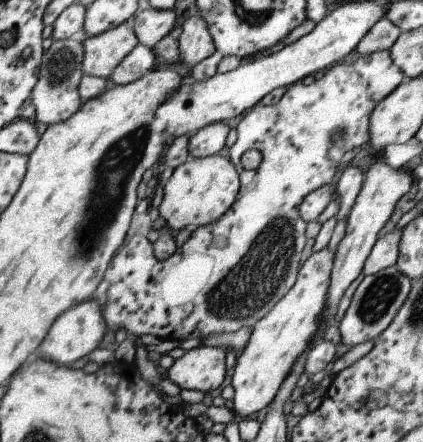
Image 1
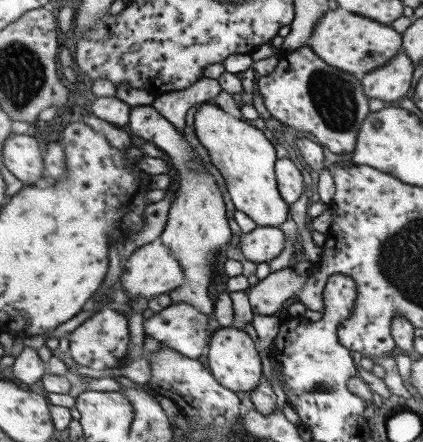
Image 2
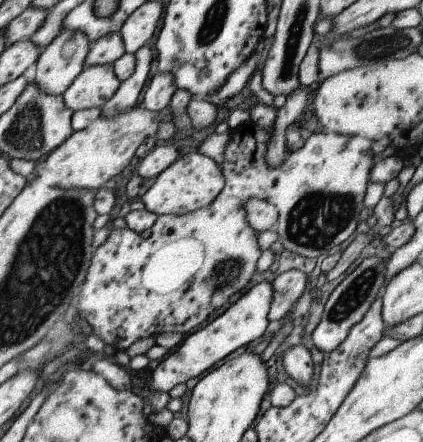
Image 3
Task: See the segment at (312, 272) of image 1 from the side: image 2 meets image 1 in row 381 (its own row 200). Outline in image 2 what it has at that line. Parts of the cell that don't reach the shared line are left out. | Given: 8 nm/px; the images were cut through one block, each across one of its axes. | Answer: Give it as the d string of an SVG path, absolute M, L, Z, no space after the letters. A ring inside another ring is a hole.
M215 104L201 105L193 117L193 127L197 140L207 150L211 164L223 177L234 209L249 216L256 226L278 227L285 222L288 204L281 199L275 183L277 154L273 149L274 143L245 120L231 117Z

